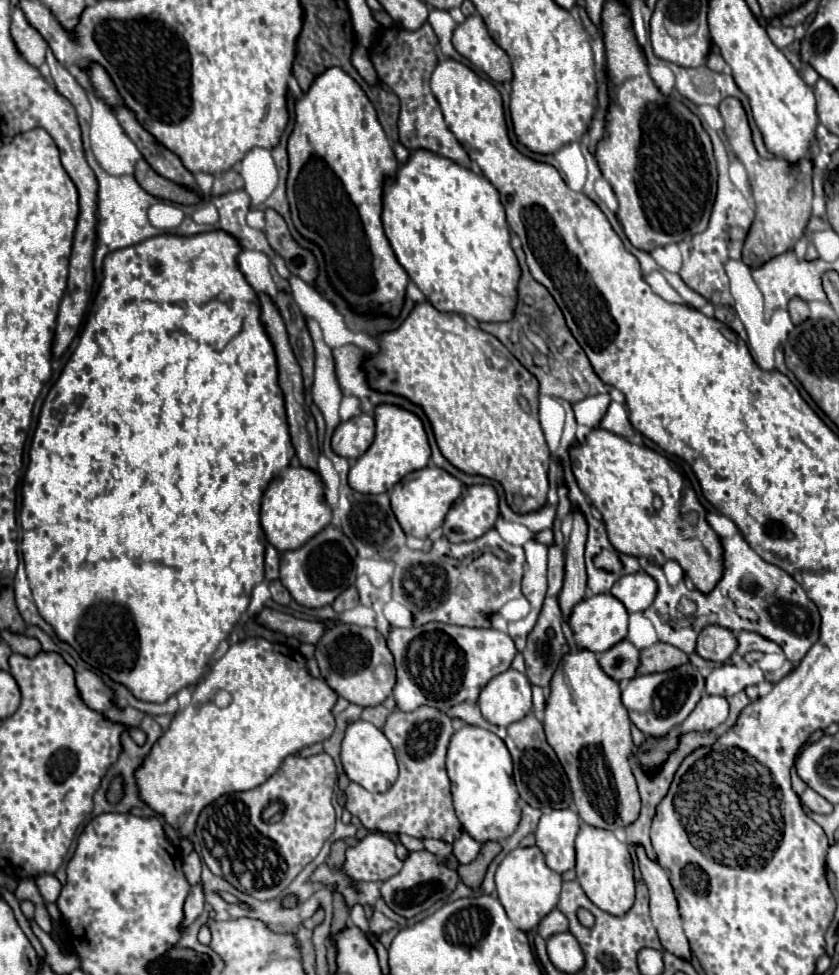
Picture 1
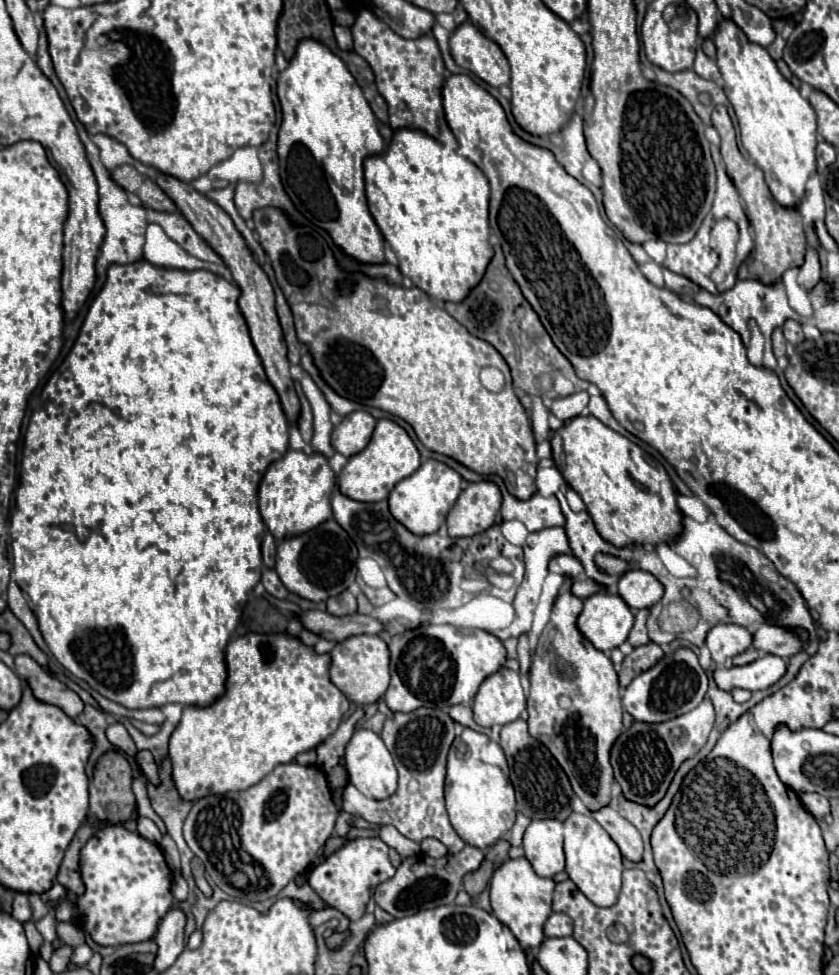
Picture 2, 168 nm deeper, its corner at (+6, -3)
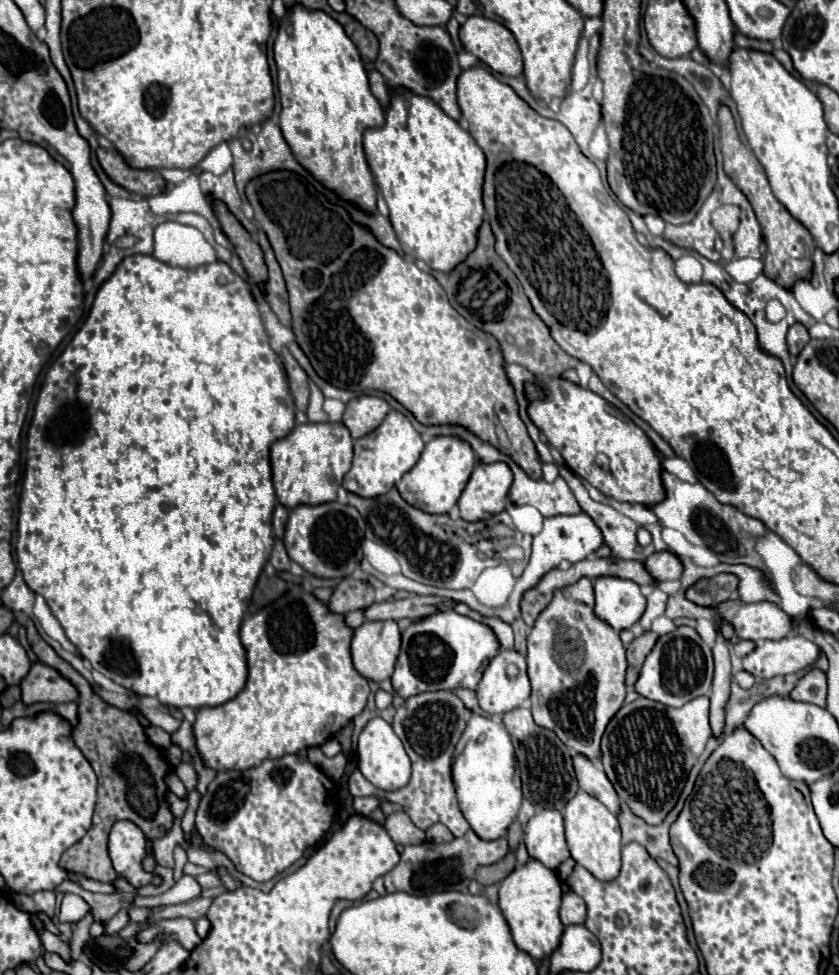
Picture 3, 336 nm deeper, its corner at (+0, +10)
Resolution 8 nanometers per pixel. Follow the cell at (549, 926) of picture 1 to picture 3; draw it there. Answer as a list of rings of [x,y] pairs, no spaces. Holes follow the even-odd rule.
[[[564,893],[562,905],[560,905],[560,919],[564,925],[574,925],[574,923],[584,923],[586,919],[586,905],[576,893]]]

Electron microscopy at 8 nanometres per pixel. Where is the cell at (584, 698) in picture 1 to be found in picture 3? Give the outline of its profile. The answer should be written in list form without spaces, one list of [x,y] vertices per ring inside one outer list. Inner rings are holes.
[[[580,579],[554,593],[552,603],[540,613],[536,625],[528,635],[528,677],[532,683],[532,715],[536,725],[552,729],[564,745],[572,747],[578,755],[600,759],[600,739],[608,721],[620,711],[626,697],[626,651],[610,625],[594,615],[594,591],[590,579]]]

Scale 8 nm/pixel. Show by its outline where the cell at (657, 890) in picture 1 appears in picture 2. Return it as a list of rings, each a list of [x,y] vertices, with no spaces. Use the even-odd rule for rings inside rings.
[[[610,804],[592,812],[592,818],[610,834],[610,838],[618,844],[622,856],[628,860],[642,860],[642,838],[638,830],[626,822]]]

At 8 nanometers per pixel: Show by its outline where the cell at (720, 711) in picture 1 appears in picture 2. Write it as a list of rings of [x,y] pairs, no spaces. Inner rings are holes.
[[[706,698],[702,706],[690,710],[690,714],[682,714],[682,718],[672,718],[670,722],[648,724],[648,722],[632,722],[630,728],[622,730],[610,750],[610,764],[614,768],[614,780],[622,788],[622,796],[630,802],[642,806],[656,806],[680,764],[692,758],[708,740],[708,734],[714,726],[714,708],[712,702]]]

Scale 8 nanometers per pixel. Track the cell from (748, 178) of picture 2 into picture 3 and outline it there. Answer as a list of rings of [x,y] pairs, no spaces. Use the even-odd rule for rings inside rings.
[[[720,105],[718,109],[718,125],[720,125],[720,143],[722,143],[722,155],[724,155],[724,171],[730,175],[730,179],[738,185],[738,189],[748,197],[748,201],[754,207],[754,213],[758,217],[758,223],[762,227],[762,237],[766,241],[766,257],[764,257],[764,275],[776,281],[780,287],[790,289],[796,279],[812,275],[812,255],[814,255],[814,237],[812,233],[796,221],[788,209],[774,197],[770,183],[766,179],[764,167],[756,159],[750,147],[746,147],[740,141],[740,135],[736,131],[734,117],[726,105]]]

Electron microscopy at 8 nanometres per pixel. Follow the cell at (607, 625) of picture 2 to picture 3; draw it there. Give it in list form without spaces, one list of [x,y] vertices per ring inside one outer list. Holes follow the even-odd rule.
[[[598,577],[594,579],[594,595],[596,617],[612,625],[616,631],[630,629],[646,609],[646,599],[640,593],[640,587],[628,579]]]

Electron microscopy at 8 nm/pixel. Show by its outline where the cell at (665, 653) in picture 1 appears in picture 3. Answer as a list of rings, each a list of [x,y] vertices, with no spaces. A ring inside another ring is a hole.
[[[646,631],[644,635],[636,637],[630,645],[628,645],[628,675],[626,675],[626,685],[632,687],[638,679],[638,673],[640,673],[640,667],[646,659],[646,655],[652,651],[652,647],[656,645],[658,641],[658,635],[652,633],[652,631]]]

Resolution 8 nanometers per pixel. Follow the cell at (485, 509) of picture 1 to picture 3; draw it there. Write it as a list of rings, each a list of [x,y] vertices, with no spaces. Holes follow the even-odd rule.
[[[478,463],[458,499],[460,517],[464,521],[482,521],[504,511],[510,485],[512,471],[506,463]]]

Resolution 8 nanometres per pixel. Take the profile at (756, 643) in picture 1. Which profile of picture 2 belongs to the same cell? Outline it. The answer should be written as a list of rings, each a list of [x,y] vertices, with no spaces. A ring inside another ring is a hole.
[[[762,624],[754,632],[754,648],[782,658],[792,658],[794,654],[804,652],[808,644],[810,644],[808,630],[804,628],[784,628],[784,626]]]

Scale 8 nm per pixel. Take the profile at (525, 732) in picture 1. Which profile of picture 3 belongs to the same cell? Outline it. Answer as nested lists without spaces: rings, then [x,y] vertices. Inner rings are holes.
[[[526,707],[512,709],[504,715],[506,731],[512,737],[516,757],[520,763],[522,775],[522,793],[536,809],[556,809],[564,811],[564,805],[578,793],[576,771],[572,765],[572,751],[556,737],[554,731],[538,727],[532,721],[532,713]]]

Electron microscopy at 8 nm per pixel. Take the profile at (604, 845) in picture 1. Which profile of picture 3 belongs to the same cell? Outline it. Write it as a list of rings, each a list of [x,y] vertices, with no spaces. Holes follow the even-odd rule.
[[[578,791],[564,809],[564,829],[572,859],[588,869],[600,881],[612,881],[620,873],[620,825],[614,813],[610,813],[598,799],[584,791]]]

